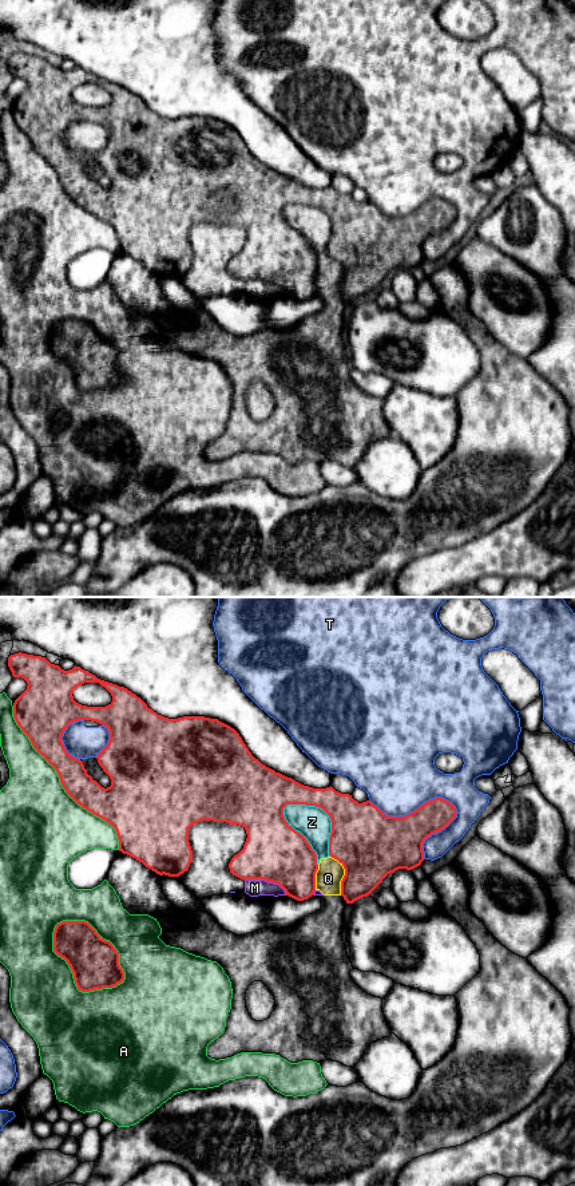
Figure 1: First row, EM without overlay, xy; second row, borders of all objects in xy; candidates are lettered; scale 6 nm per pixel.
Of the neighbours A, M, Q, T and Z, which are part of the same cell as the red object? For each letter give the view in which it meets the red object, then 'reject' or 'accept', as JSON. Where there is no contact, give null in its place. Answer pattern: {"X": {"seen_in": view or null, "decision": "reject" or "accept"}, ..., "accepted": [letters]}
{"A": {"seen_in": "xy", "decision": "reject"}, "M": {"seen_in": "xy", "decision": "reject"}, "Q": {"seen_in": "xy", "decision": "reject"}, "T": {"seen_in": "xy", "decision": "reject"}, "Z": {"seen_in": "xy", "decision": "reject"}, "accepted": []}

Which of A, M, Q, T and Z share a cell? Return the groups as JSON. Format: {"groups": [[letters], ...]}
{"groups": [["A"], ["M", "Q", "Z"], ["T"]]}

